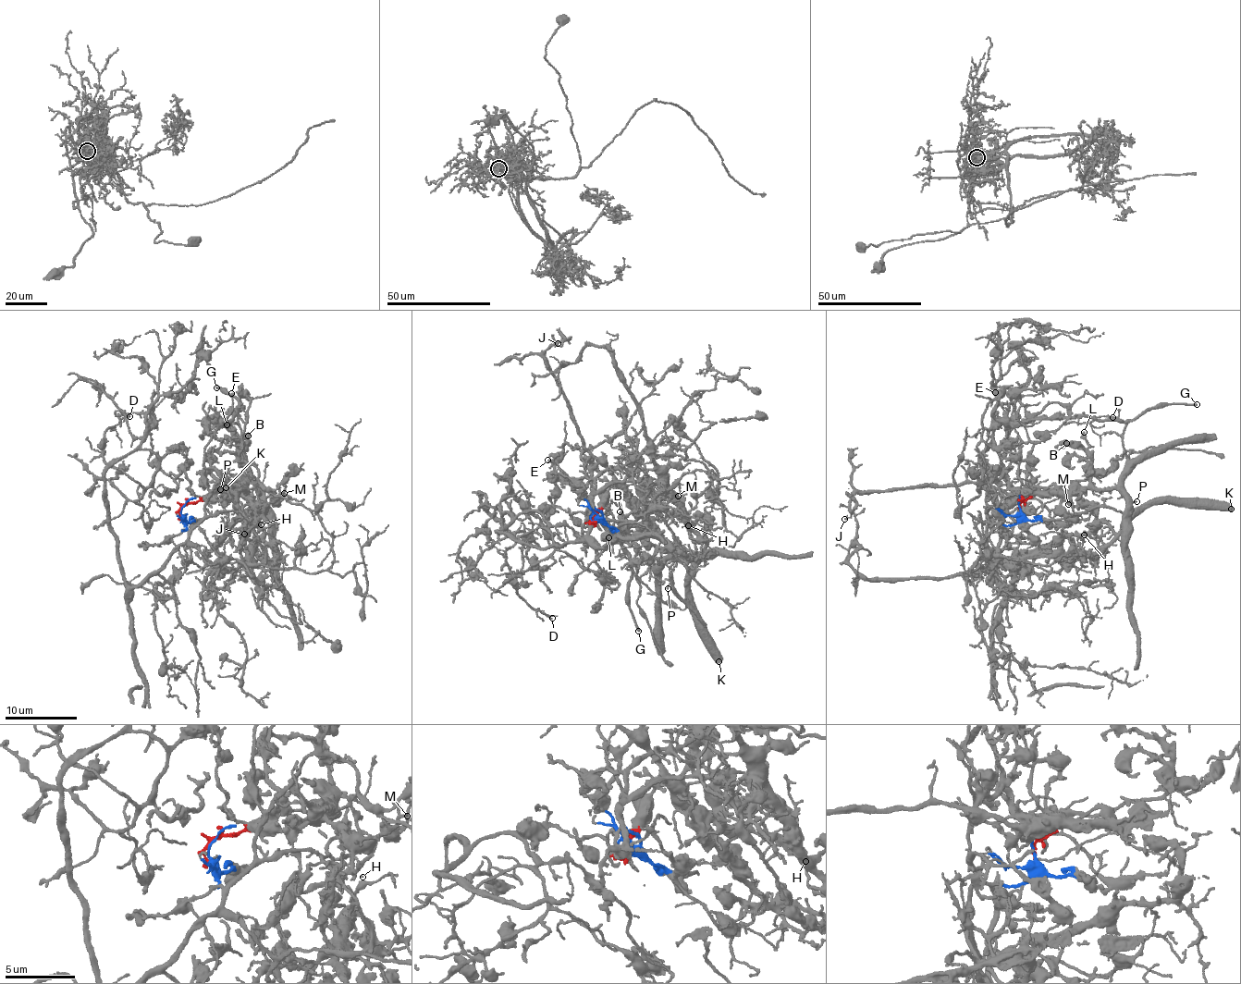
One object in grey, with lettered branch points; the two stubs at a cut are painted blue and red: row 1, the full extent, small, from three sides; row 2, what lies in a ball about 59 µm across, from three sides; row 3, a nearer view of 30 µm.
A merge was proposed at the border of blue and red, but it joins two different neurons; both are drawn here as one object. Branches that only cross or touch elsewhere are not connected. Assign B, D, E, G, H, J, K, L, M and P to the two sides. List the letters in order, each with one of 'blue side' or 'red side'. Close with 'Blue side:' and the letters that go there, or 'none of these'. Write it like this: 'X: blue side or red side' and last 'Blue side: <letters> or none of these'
B: red side
D: blue side
E: red side
G: red side
H: red side
J: red side
K: red side
L: red side
M: red side
P: red side
Blue side: D

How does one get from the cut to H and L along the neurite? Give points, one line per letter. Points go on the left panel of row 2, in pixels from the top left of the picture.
H: (178, 512), (190, 503), (230, 498), (251, 476), (259, 491), (262, 526), (257, 536), (254, 528), (262, 523)
L: (178, 512), (190, 503), (218, 502), (230, 498), (241, 485), (239, 440), (227, 424)

